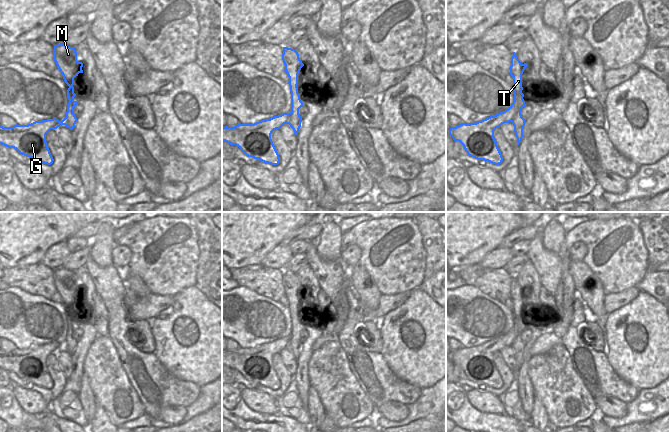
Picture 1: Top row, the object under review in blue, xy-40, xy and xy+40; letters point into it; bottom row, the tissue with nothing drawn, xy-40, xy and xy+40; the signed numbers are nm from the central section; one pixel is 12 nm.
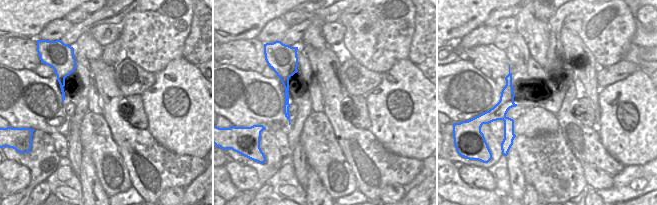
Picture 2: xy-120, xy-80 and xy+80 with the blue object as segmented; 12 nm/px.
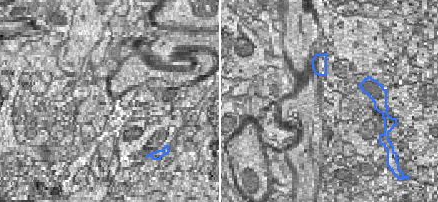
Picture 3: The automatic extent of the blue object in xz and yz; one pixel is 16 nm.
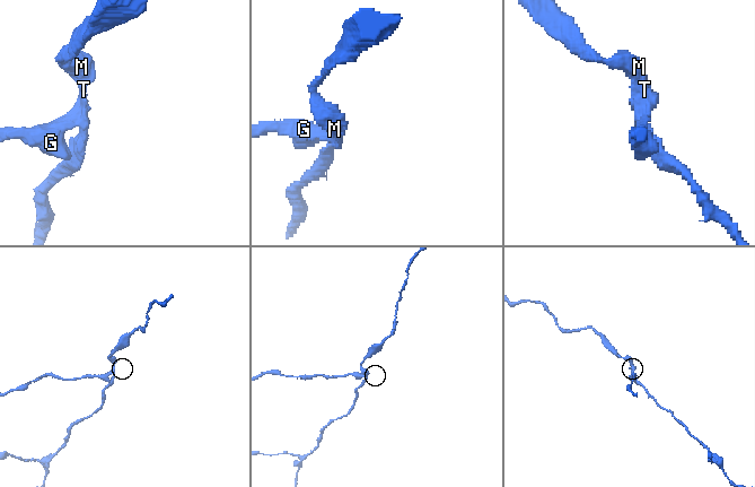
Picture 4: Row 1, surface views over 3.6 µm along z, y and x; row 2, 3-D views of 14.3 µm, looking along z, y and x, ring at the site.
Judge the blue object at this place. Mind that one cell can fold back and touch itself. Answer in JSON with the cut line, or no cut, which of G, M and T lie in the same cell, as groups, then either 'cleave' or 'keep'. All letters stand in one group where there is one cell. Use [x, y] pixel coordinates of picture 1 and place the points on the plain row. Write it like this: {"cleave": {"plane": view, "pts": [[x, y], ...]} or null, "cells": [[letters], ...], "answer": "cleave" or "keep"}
{"cleave": {"plane": "xy+40", "pts": [[514, 331], [515, 338], [511, 345]]}, "cells": [["G"], ["M", "T"]], "answer": "cleave"}

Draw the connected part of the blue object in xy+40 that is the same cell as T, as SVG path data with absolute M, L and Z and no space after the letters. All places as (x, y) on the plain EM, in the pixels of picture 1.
M515 276L511 282L510 299L513 301L513 314L514 314L514 325L509 332L514 332L516 338L512 344L514 350L515 360L517 362L517 367L522 365L523 362L523 352L525 350L525 343L521 339L521 333L526 330L523 323L524 318L522 317L522 298L525 292L528 290L527 287L522 288Z

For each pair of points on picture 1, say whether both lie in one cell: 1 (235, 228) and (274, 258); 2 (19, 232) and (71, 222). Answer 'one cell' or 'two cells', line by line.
1: two cells
2: one cell

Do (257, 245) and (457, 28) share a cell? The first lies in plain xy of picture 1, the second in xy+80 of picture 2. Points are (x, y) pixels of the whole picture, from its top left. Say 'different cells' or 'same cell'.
same cell

